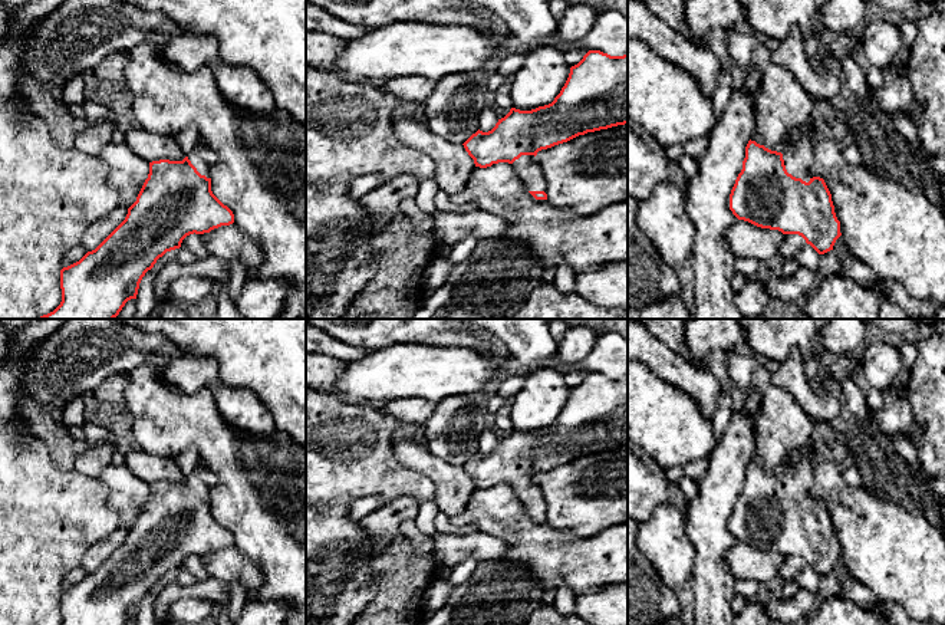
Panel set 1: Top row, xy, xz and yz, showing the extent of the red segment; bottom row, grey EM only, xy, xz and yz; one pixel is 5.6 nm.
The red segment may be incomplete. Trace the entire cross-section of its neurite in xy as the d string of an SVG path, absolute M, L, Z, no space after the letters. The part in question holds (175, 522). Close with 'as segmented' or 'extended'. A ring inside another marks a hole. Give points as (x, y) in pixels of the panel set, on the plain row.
M198 466L182 483L149 484L149 496L125 542L79 583L60 592L60 625L126 625L136 621L145 595L167 573L181 569L190 556L204 556L234 545L233 533L211 513L211 500L218 480Z; extended

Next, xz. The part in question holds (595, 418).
M589 372L570 389L569 399L560 415L549 427L531 432L511 430L488 453L477 453L462 467L475 489L508 484L521 506L536 522L547 522L547 504L537 474L567 464L579 457L628 445L628 375L610 378L600 372Z; extended

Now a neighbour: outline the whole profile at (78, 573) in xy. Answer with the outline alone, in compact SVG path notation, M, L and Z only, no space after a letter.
M78 566L72 569L62 580L62 591L79 583L86 576L86 572Z

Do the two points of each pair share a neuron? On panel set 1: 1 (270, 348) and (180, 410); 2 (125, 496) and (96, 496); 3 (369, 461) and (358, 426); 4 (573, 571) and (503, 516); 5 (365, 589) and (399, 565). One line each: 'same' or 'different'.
1: different
2: different
3: same
4: same
5: different

